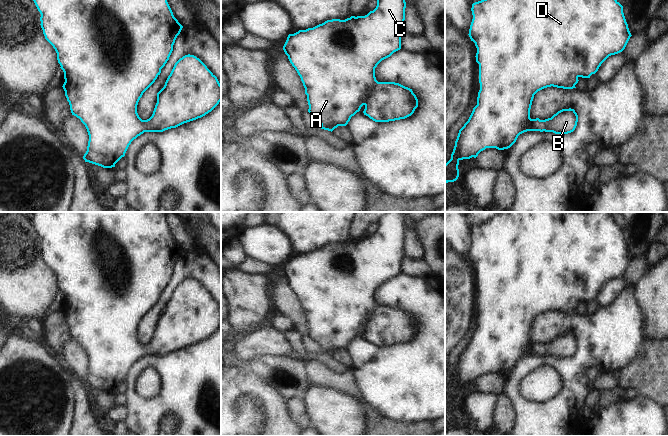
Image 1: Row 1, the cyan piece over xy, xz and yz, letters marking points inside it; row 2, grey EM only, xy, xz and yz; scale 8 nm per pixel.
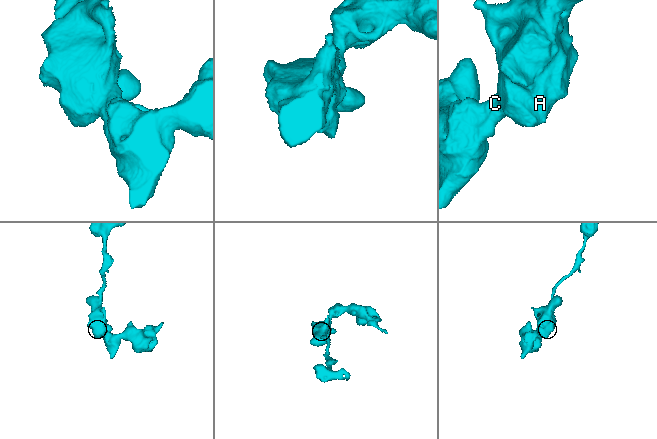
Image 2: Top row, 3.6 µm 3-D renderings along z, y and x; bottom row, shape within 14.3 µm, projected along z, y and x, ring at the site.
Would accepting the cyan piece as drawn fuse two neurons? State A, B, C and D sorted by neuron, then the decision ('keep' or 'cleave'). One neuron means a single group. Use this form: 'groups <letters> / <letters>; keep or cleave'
groups A B C D; keep

